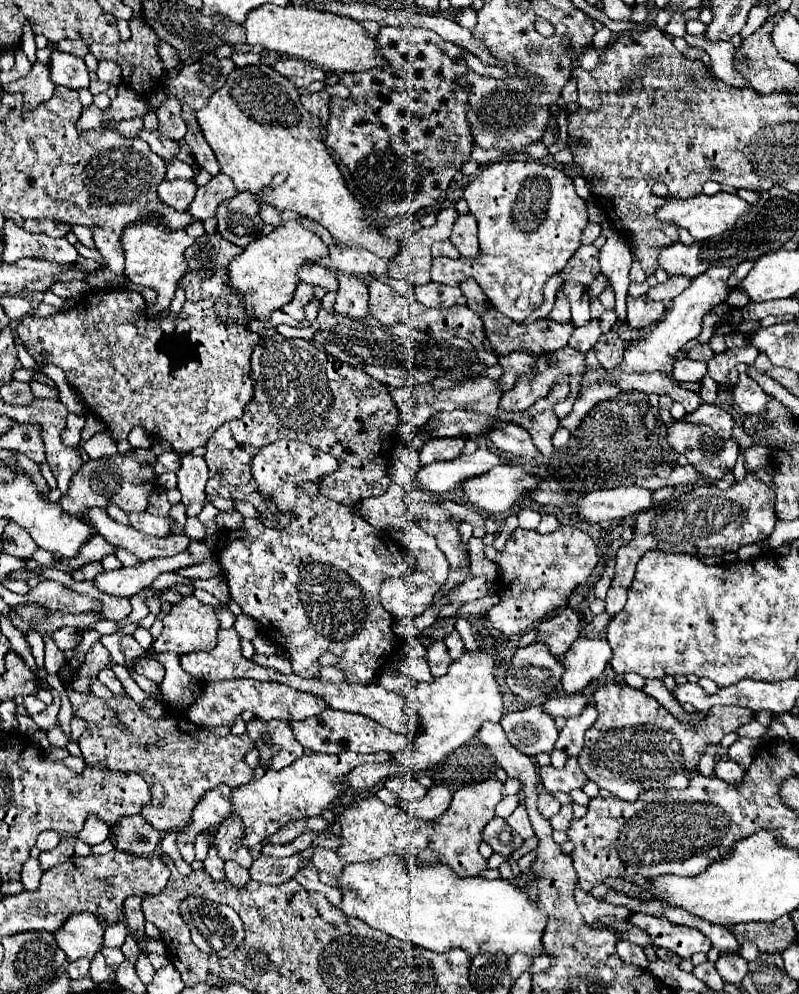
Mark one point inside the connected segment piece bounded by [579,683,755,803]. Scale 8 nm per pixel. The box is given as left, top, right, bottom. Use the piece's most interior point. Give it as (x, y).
(635, 745)

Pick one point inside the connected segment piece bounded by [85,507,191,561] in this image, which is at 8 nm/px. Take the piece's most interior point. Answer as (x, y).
(142, 546)

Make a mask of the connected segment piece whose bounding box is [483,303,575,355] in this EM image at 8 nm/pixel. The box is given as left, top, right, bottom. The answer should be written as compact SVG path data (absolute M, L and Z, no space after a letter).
M489 303L487 309L489 311L483 313L485 333L487 333L487 339L489 339L489 343L491 343L491 347L497 355L509 355L509 353L515 353L515 351L533 353L533 355L551 353L551 351L565 347L571 333L575 331L573 323L557 323L553 319L537 319L533 323L517 323L517 321L509 321L507 317L501 317L501 313L497 313L497 309L491 303Z

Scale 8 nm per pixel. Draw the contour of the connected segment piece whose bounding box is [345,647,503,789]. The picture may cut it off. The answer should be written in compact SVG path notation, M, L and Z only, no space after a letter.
M479 647L475 651L465 651L455 659L443 677L435 677L431 683L417 683L411 689L411 707L419 715L423 731L407 745L405 751L399 751L387 763L379 763L377 771L375 765L359 765L349 773L345 781L349 781L351 789L369 789L379 783L381 777L399 775L403 771L419 773L431 769L461 745L469 743L481 723L499 721L503 717L503 691L495 673L497 661L491 657L491 651Z

